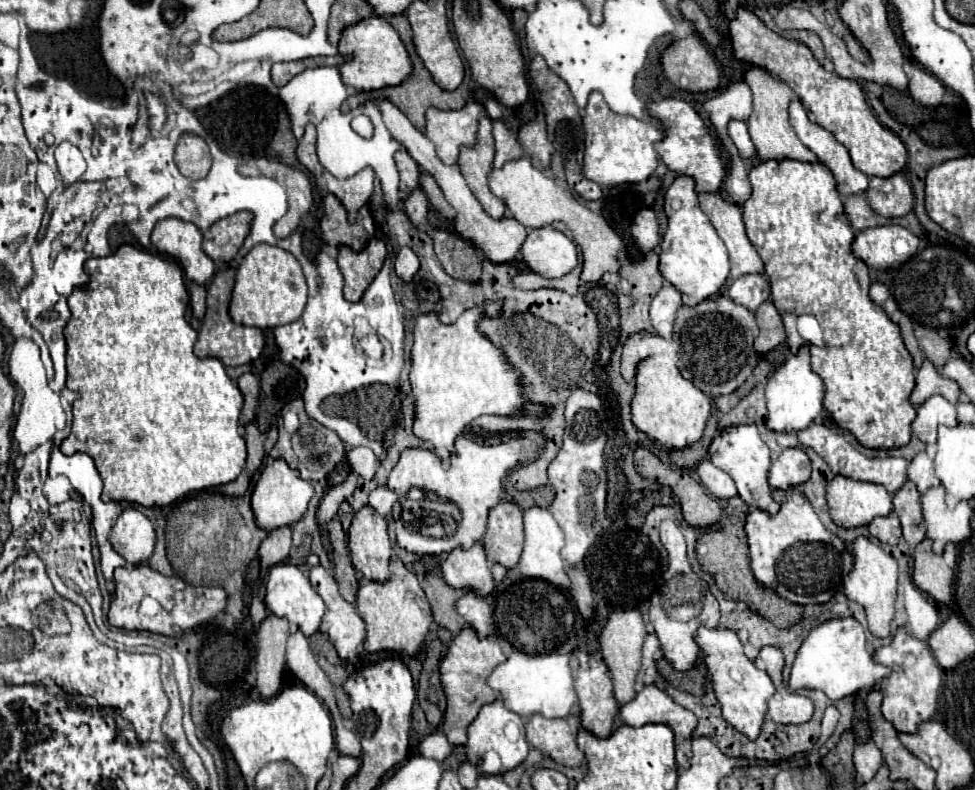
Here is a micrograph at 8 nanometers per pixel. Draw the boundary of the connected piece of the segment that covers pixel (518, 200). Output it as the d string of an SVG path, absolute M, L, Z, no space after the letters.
M527 157L507 161L501 169L493 169L489 173L489 187L493 195L505 201L509 213L521 225L537 229L553 221L563 221L571 229L573 239L583 253L583 273L581 273L583 283L589 283L589 281L595 283L601 279L603 273L619 271L617 253L619 249L623 249L621 237L607 225L607 221L601 215L589 211L569 189L555 185L553 177L535 169Z

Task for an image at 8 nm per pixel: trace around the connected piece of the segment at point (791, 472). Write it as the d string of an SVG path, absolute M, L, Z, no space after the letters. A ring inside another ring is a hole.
M801 447L785 449L769 471L771 489L789 489L805 483L811 477L811 461Z

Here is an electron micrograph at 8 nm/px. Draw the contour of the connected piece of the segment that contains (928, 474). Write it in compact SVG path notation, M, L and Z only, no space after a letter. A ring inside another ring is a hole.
M921 451L919 455L915 455L911 459L909 469L907 469L907 479L911 479L917 485L919 493L927 491L929 487L939 485L939 479L937 479L935 469L933 469L933 459L929 459L925 451Z

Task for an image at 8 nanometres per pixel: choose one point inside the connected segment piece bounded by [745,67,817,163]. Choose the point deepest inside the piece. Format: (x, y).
(769, 123)

